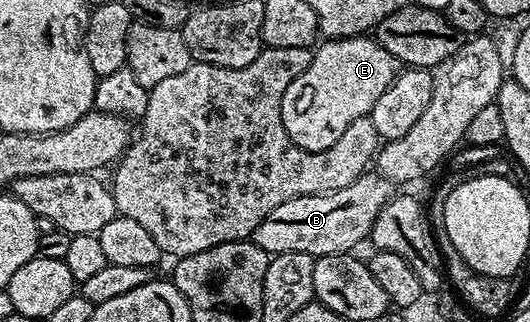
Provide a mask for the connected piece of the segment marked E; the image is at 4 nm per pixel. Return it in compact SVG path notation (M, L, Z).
M359 36L356 38L332 38L323 41L312 53L312 64L288 84L288 92L284 92L280 104L280 116L284 120L284 132L300 148L308 152L324 152L344 136L352 120L367 117L372 108L376 108L376 100L392 85L400 73L400 63L388 48L378 43L377 37Z

